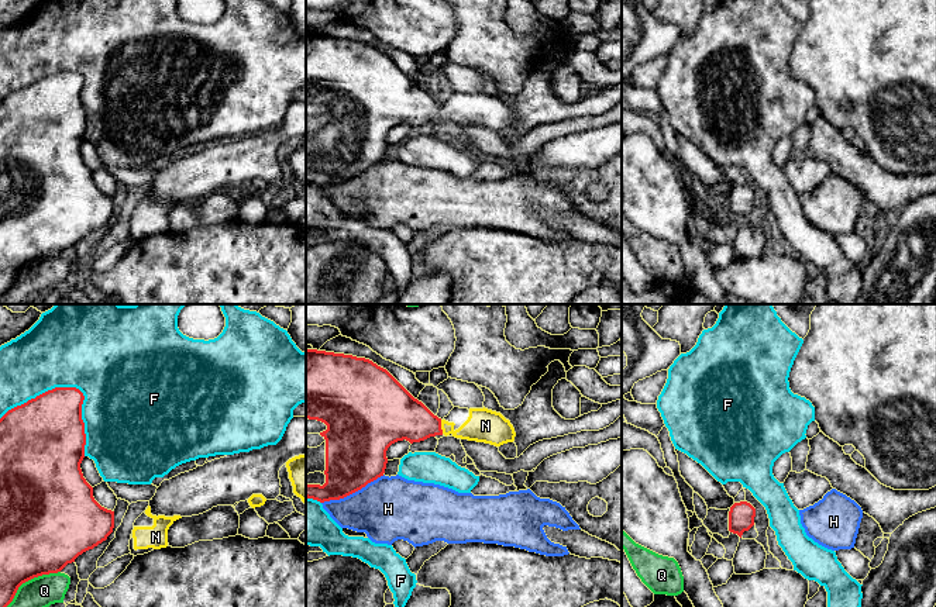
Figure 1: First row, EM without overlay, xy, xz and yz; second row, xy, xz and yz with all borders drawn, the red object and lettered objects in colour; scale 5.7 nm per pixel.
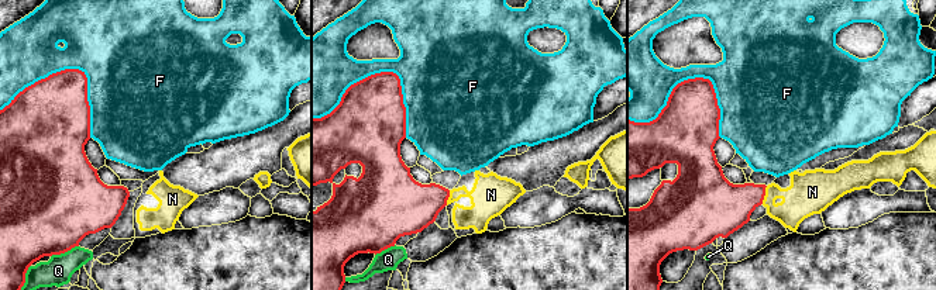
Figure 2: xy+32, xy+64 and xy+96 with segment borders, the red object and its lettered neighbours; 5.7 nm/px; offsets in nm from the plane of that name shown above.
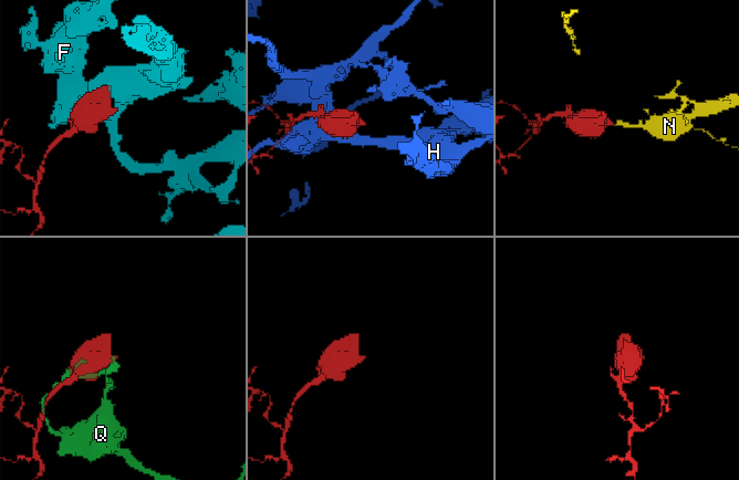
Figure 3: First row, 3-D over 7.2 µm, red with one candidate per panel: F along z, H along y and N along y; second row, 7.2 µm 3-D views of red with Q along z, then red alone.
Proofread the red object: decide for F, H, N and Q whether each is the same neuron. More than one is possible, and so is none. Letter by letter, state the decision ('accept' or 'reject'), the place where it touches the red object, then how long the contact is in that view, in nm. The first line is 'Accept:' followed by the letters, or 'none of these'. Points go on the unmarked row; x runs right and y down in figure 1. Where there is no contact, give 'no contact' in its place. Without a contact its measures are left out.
Accept: N
F: reject | xy (72, 72) | 550 nm
H: reject | xz (353, 176) | 400 nm
N: accept | xz (440, 111) | 80 nm
Q: reject | xy (23, 266) | 440 nm

